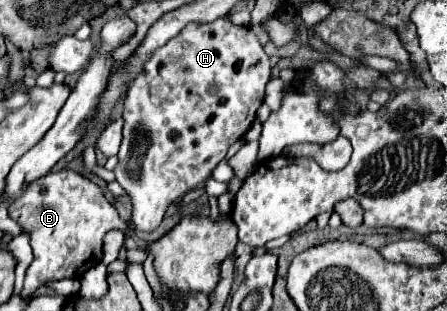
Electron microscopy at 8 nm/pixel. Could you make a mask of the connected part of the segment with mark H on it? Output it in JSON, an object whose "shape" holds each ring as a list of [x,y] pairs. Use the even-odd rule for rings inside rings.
{"shape":[[[221,17],[221,19],[217,19],[217,21],[213,21],[213,23],[205,23],[205,25],[195,25],[195,23],[191,23],[191,25],[185,27],[175,39],[171,39],[167,45],[163,45],[161,49],[157,49],[157,51],[153,53],[151,61],[147,61],[143,73],[137,75],[137,79],[131,83],[131,87],[129,87],[129,91],[127,91],[127,95],[125,95],[125,101],[123,101],[123,103],[125,103],[125,111],[123,111],[123,119],[125,119],[123,143],[121,143],[121,149],[119,149],[119,165],[115,167],[115,175],[117,175],[119,185],[121,185],[121,187],[129,193],[129,197],[131,197],[131,203],[133,203],[133,223],[135,223],[135,229],[137,229],[137,231],[149,233],[149,231],[157,229],[159,223],[161,223],[161,219],[163,219],[163,215],[165,215],[165,211],[167,211],[167,207],[169,207],[175,199],[179,199],[179,197],[183,197],[185,193],[193,191],[197,185],[203,185],[203,183],[211,177],[211,173],[213,173],[213,169],[217,167],[217,163],[219,163],[221,159],[225,159],[227,149],[229,149],[237,139],[241,139],[241,137],[247,133],[247,129],[251,127],[251,123],[253,123],[253,119],[255,119],[255,113],[257,113],[259,105],[263,103],[265,85],[269,83],[269,79],[271,79],[269,55],[263,51],[263,47],[261,47],[261,43],[259,43],[257,35],[255,35],[249,27],[233,25],[229,17]],[[165,83],[171,87],[171,91],[169,91],[167,99],[163,97],[163,99],[159,101],[157,89],[159,89],[159,87],[165,87]]]}

